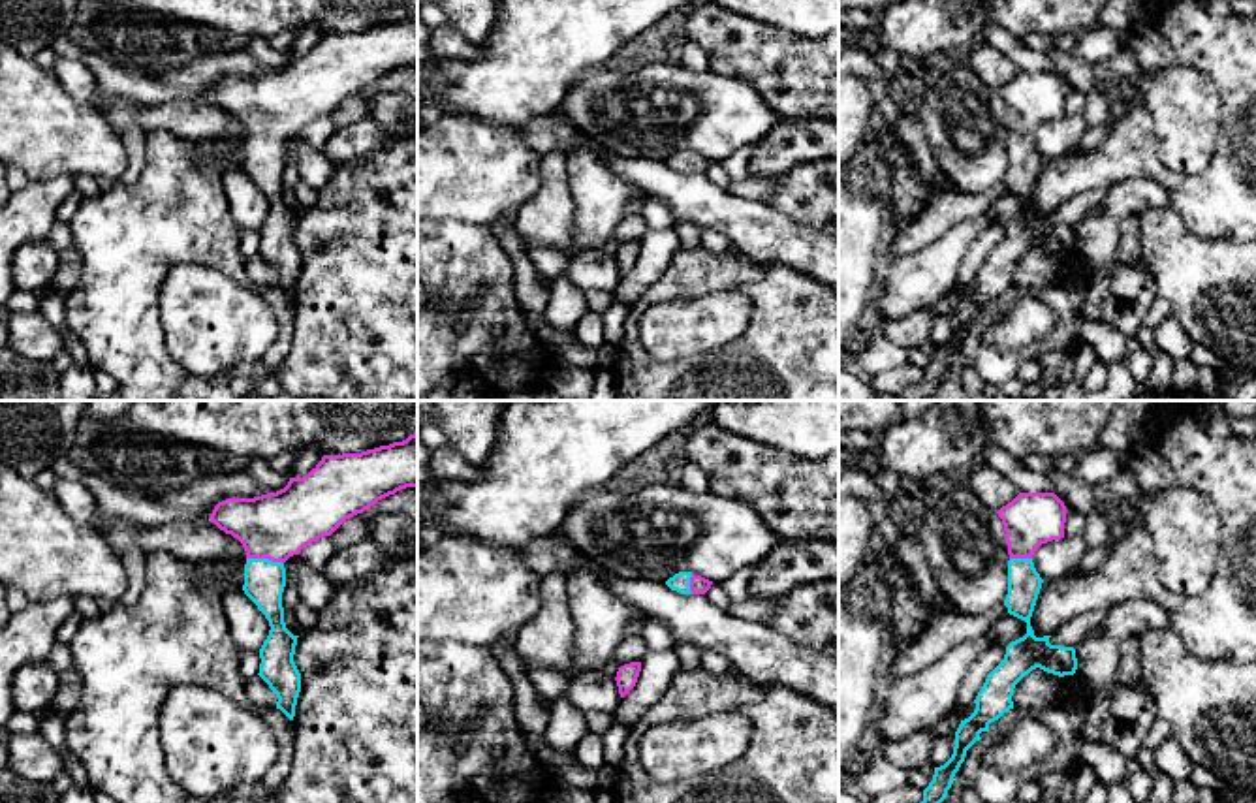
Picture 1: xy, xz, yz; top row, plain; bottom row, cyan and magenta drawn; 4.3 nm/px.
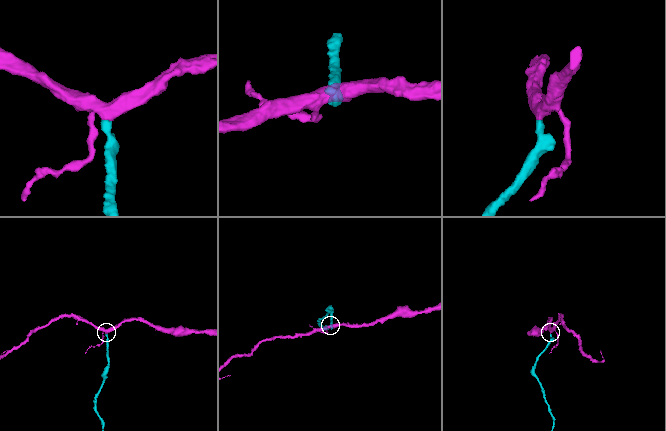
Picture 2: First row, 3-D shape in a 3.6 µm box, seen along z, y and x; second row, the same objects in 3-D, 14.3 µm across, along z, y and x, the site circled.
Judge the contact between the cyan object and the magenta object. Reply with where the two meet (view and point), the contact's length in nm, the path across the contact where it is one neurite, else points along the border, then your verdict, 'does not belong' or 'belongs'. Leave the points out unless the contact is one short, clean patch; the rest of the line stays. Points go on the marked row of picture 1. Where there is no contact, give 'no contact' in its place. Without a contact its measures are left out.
meets cyan in xy at (266, 559); contact 160 nm long; runs through xy (264, 580), (266, 559), (269, 533), (277, 525); belongs

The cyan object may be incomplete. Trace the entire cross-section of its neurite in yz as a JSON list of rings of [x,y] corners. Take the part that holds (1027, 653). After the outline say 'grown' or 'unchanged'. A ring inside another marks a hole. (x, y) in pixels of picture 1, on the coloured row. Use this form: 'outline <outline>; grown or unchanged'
outline [[[1019,493],[998,512],[1008,545],[1008,613],[1027,622],[1027,634],[1006,647],[1004,660],[987,675],[974,703],[974,713],[961,720],[955,732],[951,758],[934,767],[933,780],[923,790],[921,803],[942,803],[953,777],[965,762],[966,750],[980,741],[989,724],[1013,709],[1013,688],[1032,669],[1064,677],[1074,675],[1077,658],[1074,647],[1051,645],[1049,638],[1036,638],[1030,617],[1044,579],[1034,568],[1034,551],[1047,542],[1064,538],[1066,506],[1055,493]]]; grown

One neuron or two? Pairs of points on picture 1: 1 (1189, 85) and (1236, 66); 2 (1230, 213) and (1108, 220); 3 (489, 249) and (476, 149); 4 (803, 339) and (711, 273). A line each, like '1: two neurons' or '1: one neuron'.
1: two neurons
2: two neurons
3: two neurons
4: one neuron

